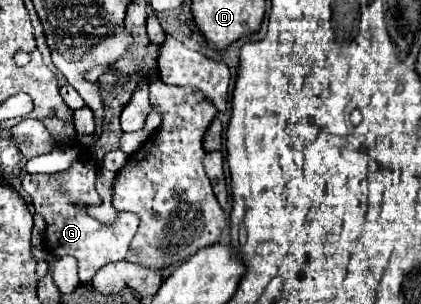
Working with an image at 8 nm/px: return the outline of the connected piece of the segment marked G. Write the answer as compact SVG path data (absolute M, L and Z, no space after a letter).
M82 154L66 172L60 174L26 174L22 178L22 188L32 198L36 212L46 220L46 246L54 256L74 256L78 260L78 276L82 284L92 282L94 274L106 266L108 262L124 260L128 254L128 246L138 228L138 216L130 212L120 212L114 226L104 226L98 220L86 214L88 204L102 204L100 196L94 190L98 166L90 158L90 154Z

